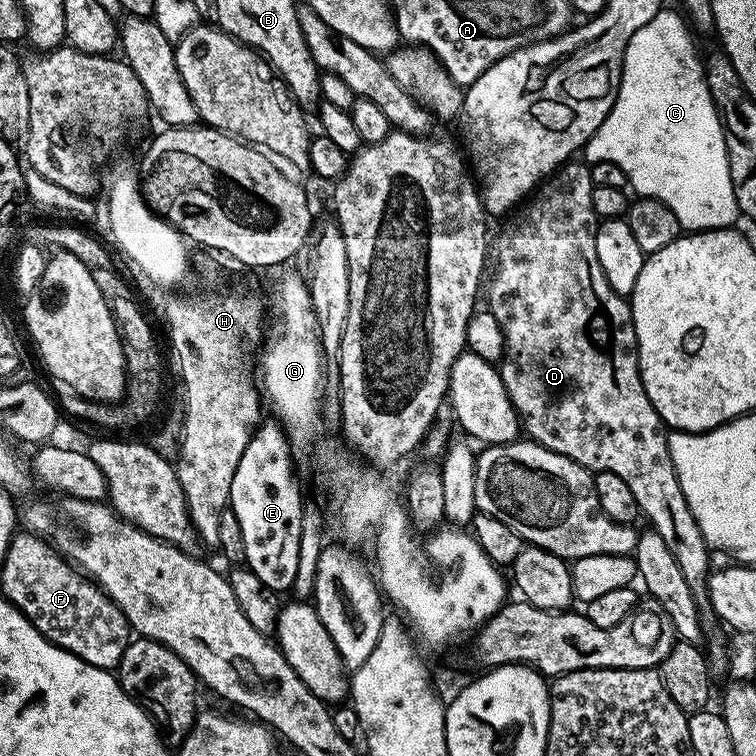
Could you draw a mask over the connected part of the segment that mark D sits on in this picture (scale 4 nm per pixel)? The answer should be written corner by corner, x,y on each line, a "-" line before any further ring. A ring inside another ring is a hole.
576,163
561,164
537,187
531,199
507,217
508,225
497,240
495,237
496,269
493,272
491,269
486,284
486,308
498,318
504,335
504,355
498,361
498,371
527,439
569,456
593,474
618,474
630,486
634,498
638,498
641,517
652,523
651,531
662,534
670,554
678,558
678,567
700,611
700,623
708,626
718,620
708,601
710,549
706,538
702,538
702,530
698,530
698,522
694,522
694,514
690,514
686,494
682,494
670,458
664,419
654,410
642,386
632,305
612,289
606,274
602,274
602,266
598,266
598,217
592,201
592,169
587,163

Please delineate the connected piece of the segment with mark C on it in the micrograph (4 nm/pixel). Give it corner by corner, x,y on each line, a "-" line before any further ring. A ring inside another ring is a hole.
661,10
654,14
654,18
650,18
650,22
642,26
634,38
630,38
620,75
618,102
610,114
606,114
602,126
598,126
595,134
588,139
582,156
589,165
614,162
614,166
622,166
622,174
626,174
631,191
636,191
637,197
649,196
670,206
681,229
689,233
730,228
737,223
736,216
741,215
741,210
730,182
724,125
716,113
716,103
708,89
702,56
696,53
690,25
679,11
668,11

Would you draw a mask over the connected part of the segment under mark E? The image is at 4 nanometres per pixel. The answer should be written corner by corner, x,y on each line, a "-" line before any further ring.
261,423
253,432
238,470
234,470
228,502
230,511
238,518
238,526
242,526
246,566
266,586
284,594
293,587
298,574
299,535
306,496
300,493
300,480
292,469
289,433
279,423
271,423

